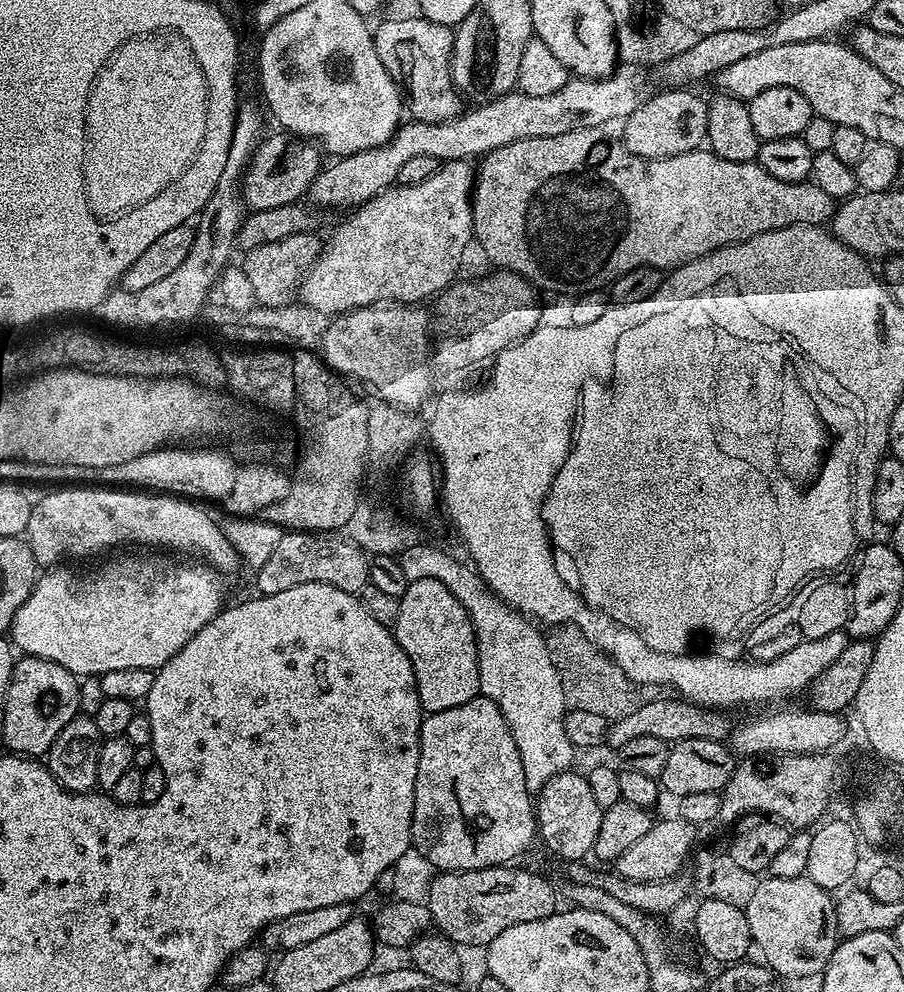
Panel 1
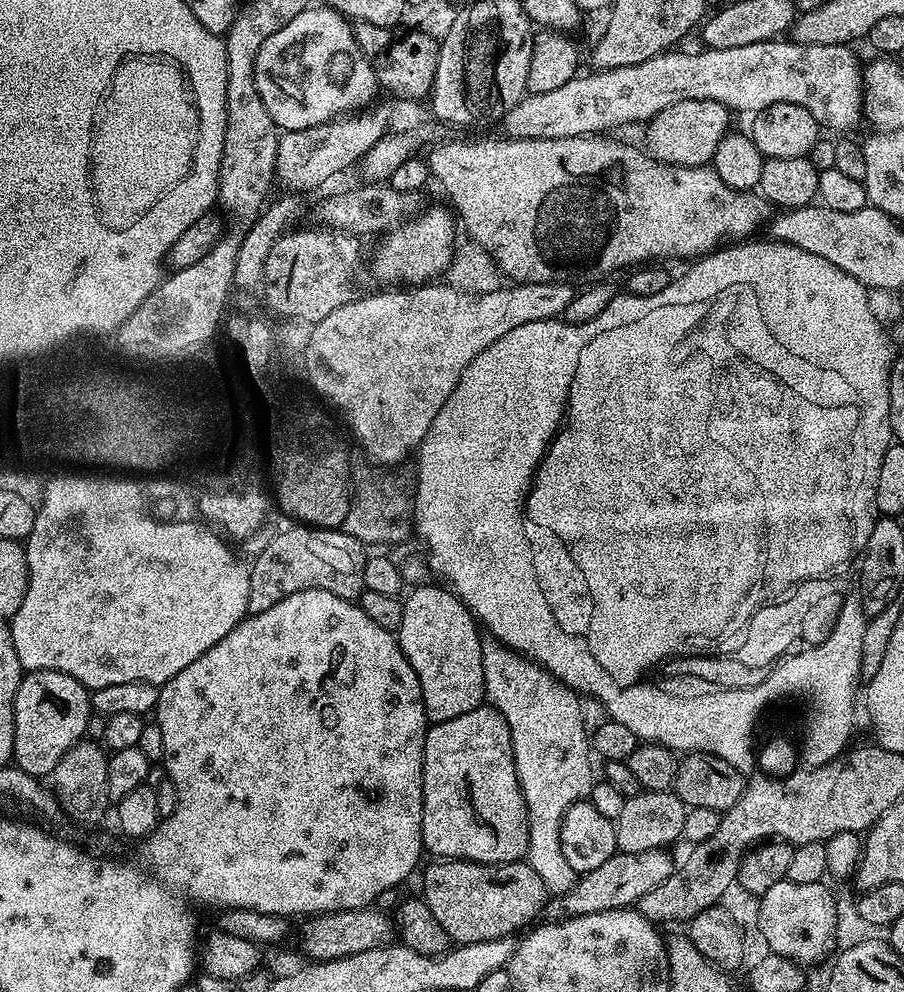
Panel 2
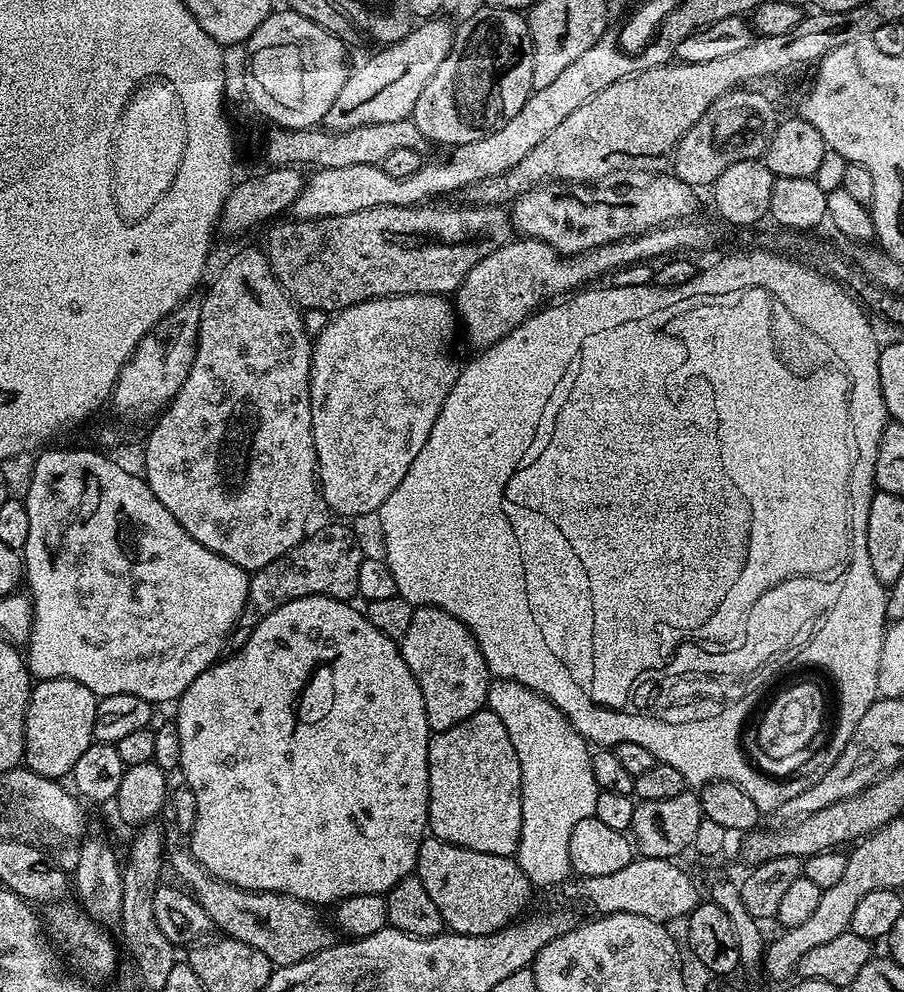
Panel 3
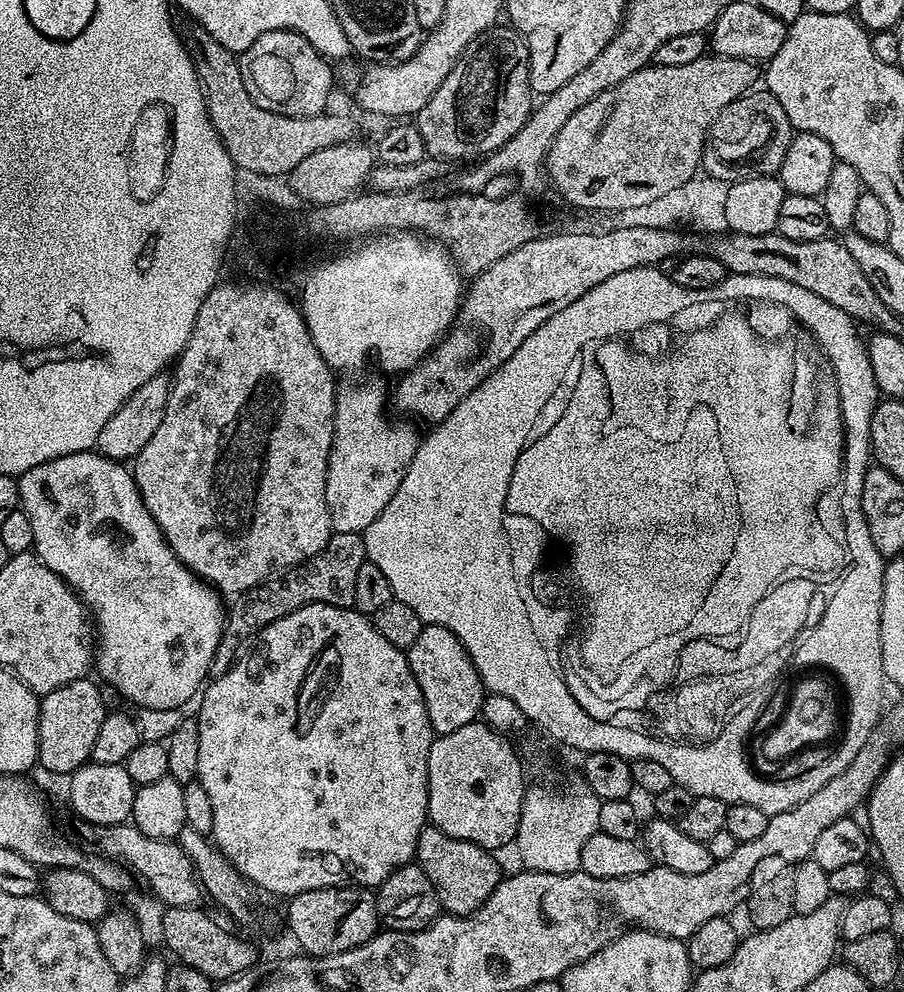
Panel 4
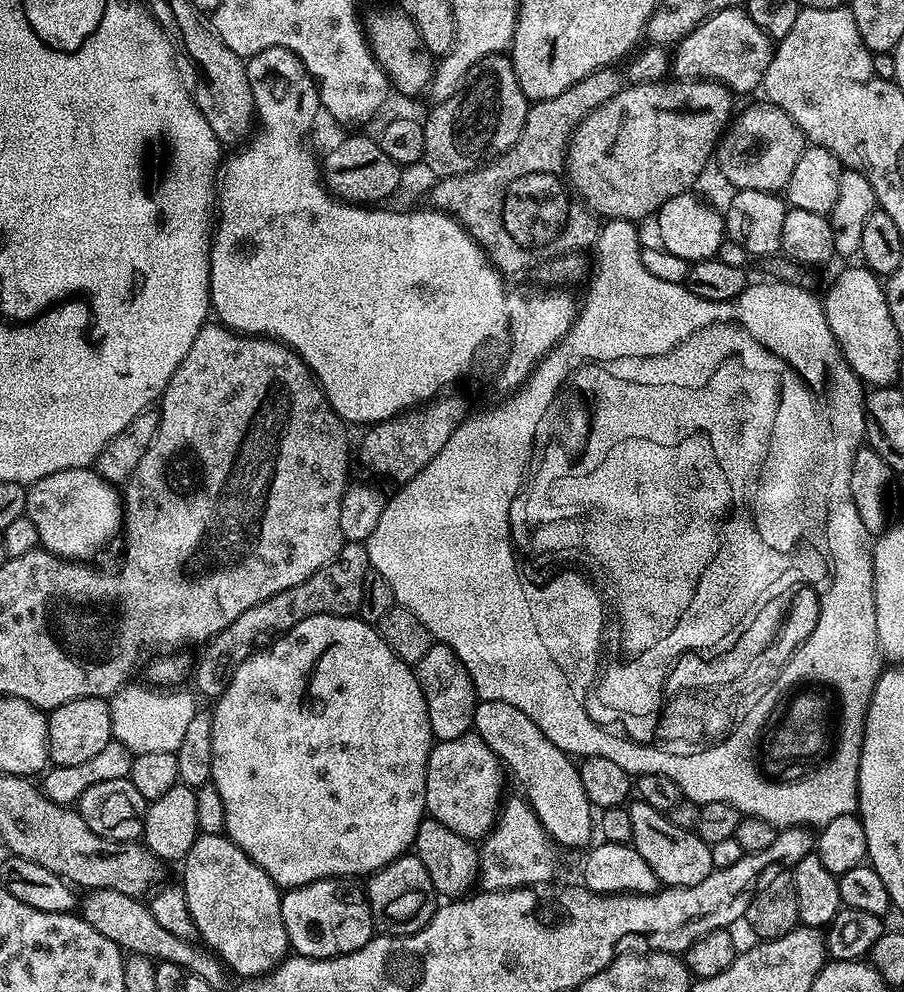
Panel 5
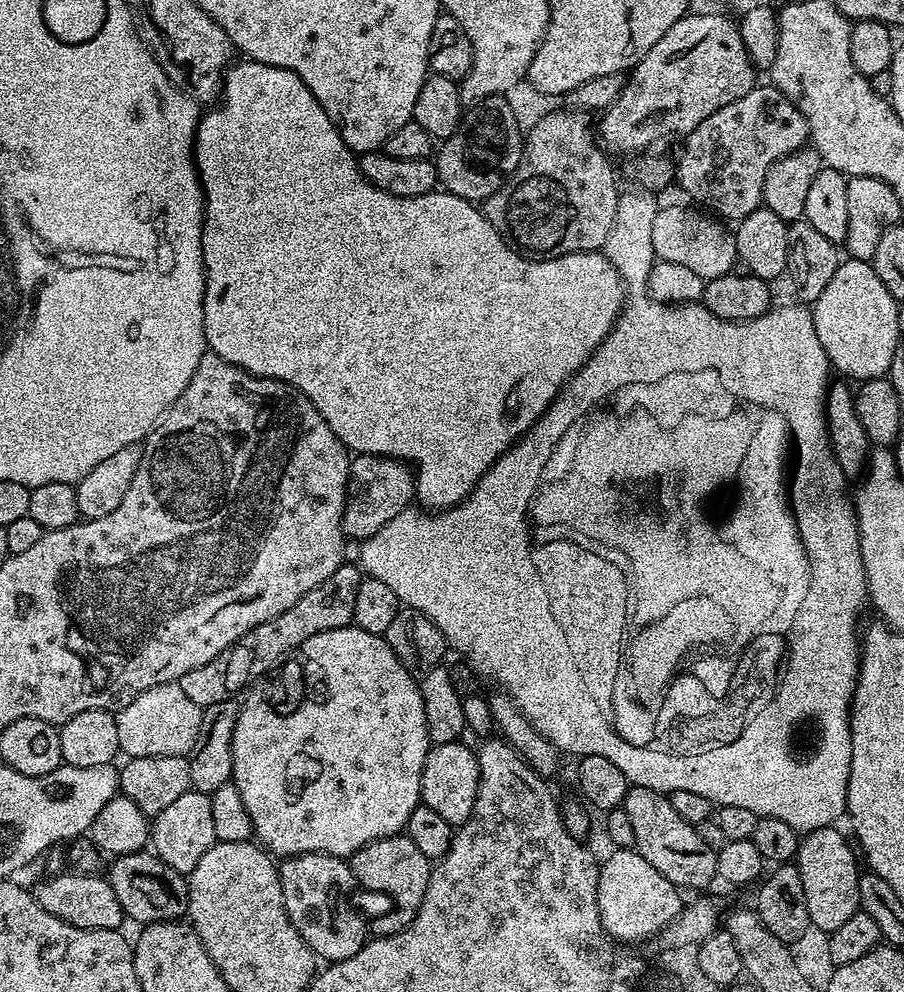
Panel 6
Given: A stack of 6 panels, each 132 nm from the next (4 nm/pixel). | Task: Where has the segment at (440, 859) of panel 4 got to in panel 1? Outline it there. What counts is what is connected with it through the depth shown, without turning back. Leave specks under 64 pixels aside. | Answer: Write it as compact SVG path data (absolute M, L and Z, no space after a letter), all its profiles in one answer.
M501 866L499 868L479 868L478 870L470 870L469 872L440 872L436 877L431 877L430 883L426 888L426 903L430 914L432 915L432 923L443 935L447 936L453 944L463 946L465 949L476 948L479 946L487 946L494 938L498 938L498 934L502 934L502 930L506 930L509 926L518 926L518 922L534 922L552 915L557 911L556 892L558 896L558 888L555 888L550 881L544 876L539 876L536 872L527 872L524 868L516 868L520 866Z

